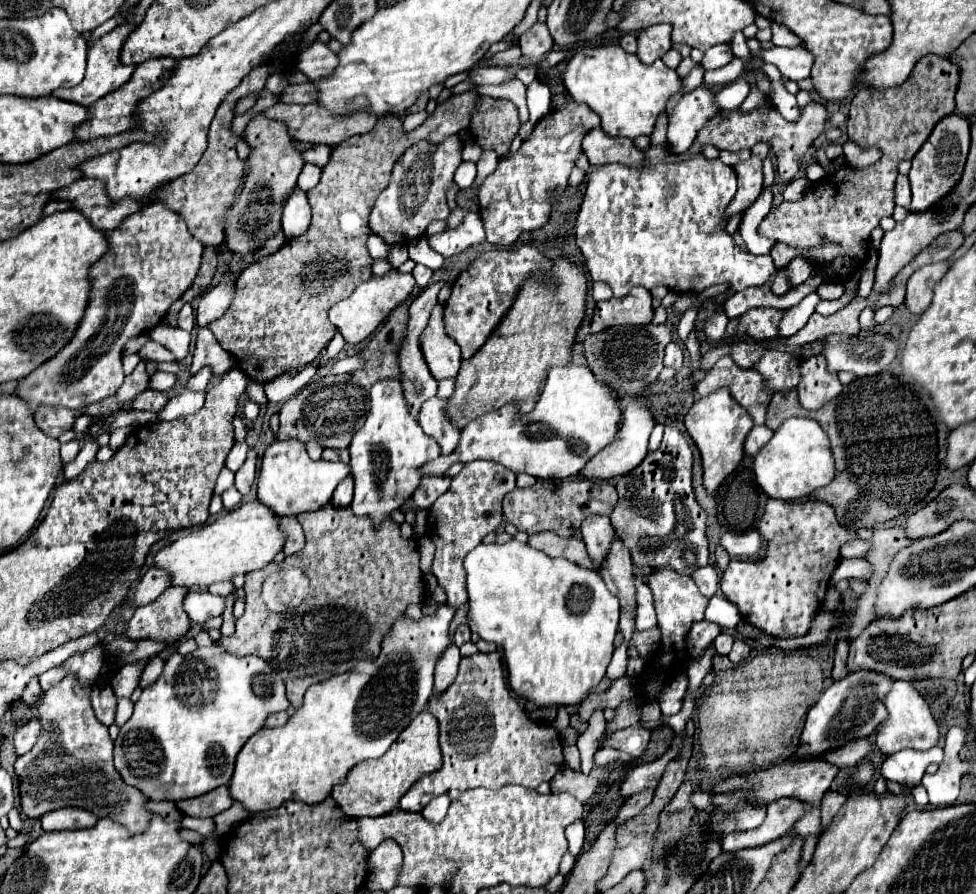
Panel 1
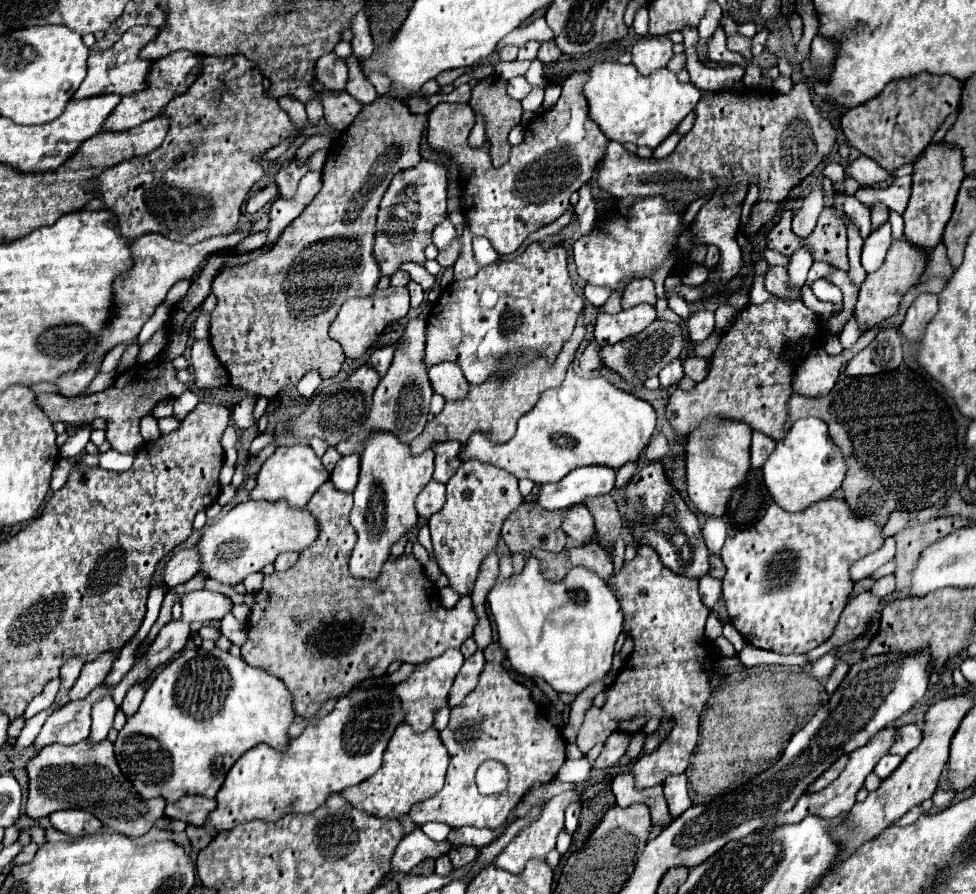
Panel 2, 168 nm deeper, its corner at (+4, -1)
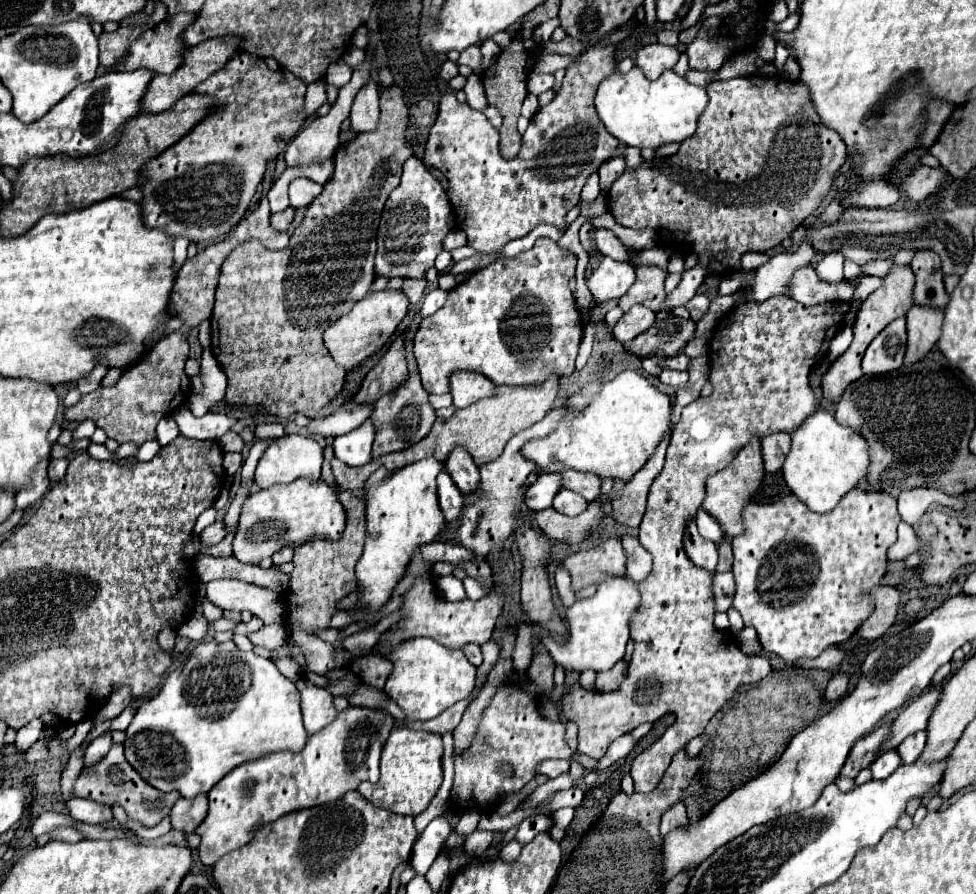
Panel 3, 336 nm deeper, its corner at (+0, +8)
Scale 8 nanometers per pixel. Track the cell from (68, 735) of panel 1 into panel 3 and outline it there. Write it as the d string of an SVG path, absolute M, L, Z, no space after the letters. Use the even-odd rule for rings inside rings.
M119 743L111 745L105 759L97 761L93 767L83 767L81 769L81 773L79 773L79 777L73 785L73 795L83 797L83 799L93 799L93 801L103 803L107 807L121 805L131 819L143 823L145 827L155 827L163 817L169 815L173 803L179 799L177 791L161 793L155 787L151 787L149 783L145 783L139 777L139 773L127 763L127 759L123 755L123 745L119 745Z

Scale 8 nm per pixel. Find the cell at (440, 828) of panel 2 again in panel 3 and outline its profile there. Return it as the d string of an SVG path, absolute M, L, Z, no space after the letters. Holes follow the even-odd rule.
M439 815L435 817L427 829L419 835L415 847L413 847L413 857L411 857L411 863L415 867L415 873L421 873L425 875L431 867L431 863L435 861L435 857L439 855L443 843L447 841L447 837L451 835L453 827L451 827L451 821L447 819L447 815Z

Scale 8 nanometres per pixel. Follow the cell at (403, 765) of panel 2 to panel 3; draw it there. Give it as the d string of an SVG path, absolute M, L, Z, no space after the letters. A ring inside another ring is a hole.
M395 725L381 753L381 779L377 783L361 783L359 793L381 809L393 809L399 815L419 815L435 797L443 781L443 743L439 735L429 731L413 731L405 725Z

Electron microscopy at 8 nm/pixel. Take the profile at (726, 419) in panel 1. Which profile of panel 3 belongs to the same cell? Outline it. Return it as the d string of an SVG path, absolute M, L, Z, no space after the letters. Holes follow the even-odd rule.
M753 437L735 457L733 461L721 469L719 473L711 475L705 481L705 491L707 497L703 501L703 509L709 511L715 519L719 519L723 523L723 531L733 537L741 533L741 507L745 507L745 503L749 503L751 495L757 491L757 487L763 481L763 459L761 459L761 443L757 437Z

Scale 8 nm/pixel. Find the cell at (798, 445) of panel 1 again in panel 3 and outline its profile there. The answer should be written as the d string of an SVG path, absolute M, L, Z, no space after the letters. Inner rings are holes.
M819 409L791 435L791 449L785 457L781 473L787 487L801 503L815 513L825 513L839 503L841 495L851 491L859 479L865 477L867 465L869 455L865 439L855 435L849 427L839 425L831 413Z

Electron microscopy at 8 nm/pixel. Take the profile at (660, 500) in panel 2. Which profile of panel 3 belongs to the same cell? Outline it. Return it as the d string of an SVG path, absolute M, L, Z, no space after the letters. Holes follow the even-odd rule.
M689 519L683 535L683 547L687 557L697 565L707 571L715 571L717 565L717 545L713 541L707 541L699 535L695 521Z

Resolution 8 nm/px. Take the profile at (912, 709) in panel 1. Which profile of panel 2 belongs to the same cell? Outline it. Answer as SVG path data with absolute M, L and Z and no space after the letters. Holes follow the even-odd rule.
M915 724L901 726L899 734L901 734L901 738L893 744L893 748L890 748L890 753L901 755L904 758L911 750L915 750L919 746L923 734L921 734L921 728Z

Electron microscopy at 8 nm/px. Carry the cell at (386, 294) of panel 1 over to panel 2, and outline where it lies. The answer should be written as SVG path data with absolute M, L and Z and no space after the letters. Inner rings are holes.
M389 286L387 290L377 290L373 296L347 300L341 306L337 318L331 324L329 336L341 344L343 354L347 358L355 360L355 358L361 358L377 342L379 334L385 330L387 324L401 320L403 316L407 316L407 312L409 312L409 292L407 292L407 288Z

